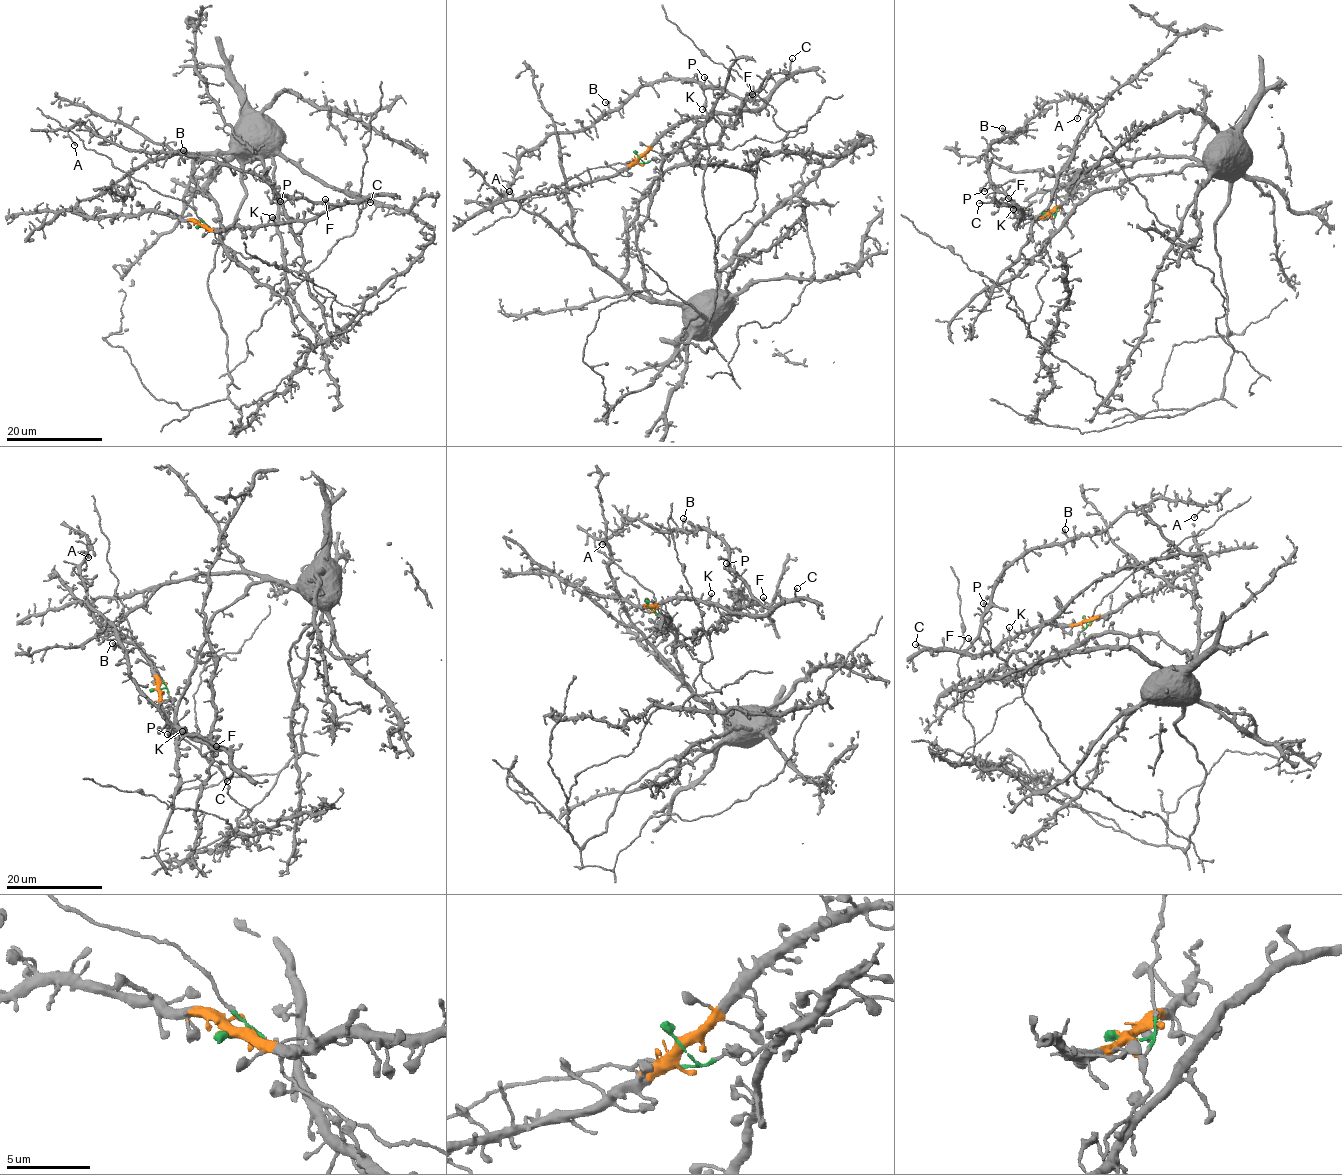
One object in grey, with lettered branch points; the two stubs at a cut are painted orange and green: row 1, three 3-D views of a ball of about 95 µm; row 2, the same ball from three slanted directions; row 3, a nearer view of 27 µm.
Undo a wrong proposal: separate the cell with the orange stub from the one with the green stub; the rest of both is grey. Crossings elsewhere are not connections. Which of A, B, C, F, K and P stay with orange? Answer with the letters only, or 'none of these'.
A, B, C, F, K, P

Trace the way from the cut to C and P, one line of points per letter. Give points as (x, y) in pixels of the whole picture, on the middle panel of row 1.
C: (636, 154), (643, 154), (667, 132), (690, 119), (759, 110), (787, 74), (792, 58)
P: (636, 154), (643, 154), (667, 132), (690, 119), (745, 111), (740, 99), (706, 85), (704, 76)

